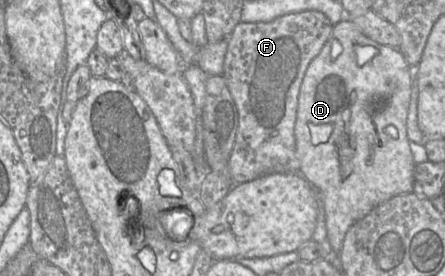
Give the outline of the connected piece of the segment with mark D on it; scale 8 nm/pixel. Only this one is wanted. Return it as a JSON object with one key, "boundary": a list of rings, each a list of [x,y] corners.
{"boundary":[[[343,19],[334,25],[330,38],[304,75],[294,128],[299,173],[313,189],[321,192],[327,237],[338,255],[347,231],[355,222],[390,198],[413,192],[416,166],[407,136],[414,68],[407,64],[398,48],[364,45],[358,41],[360,36],[361,29],[351,20]]]}

